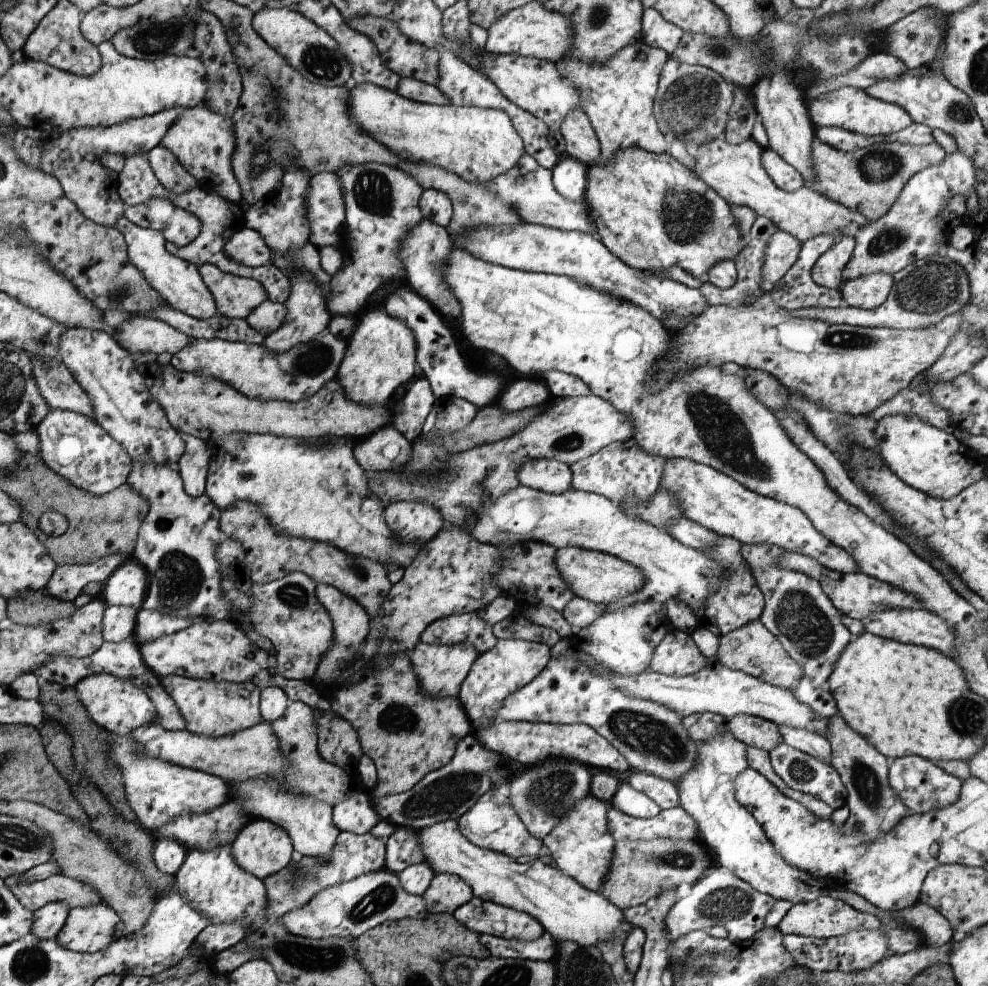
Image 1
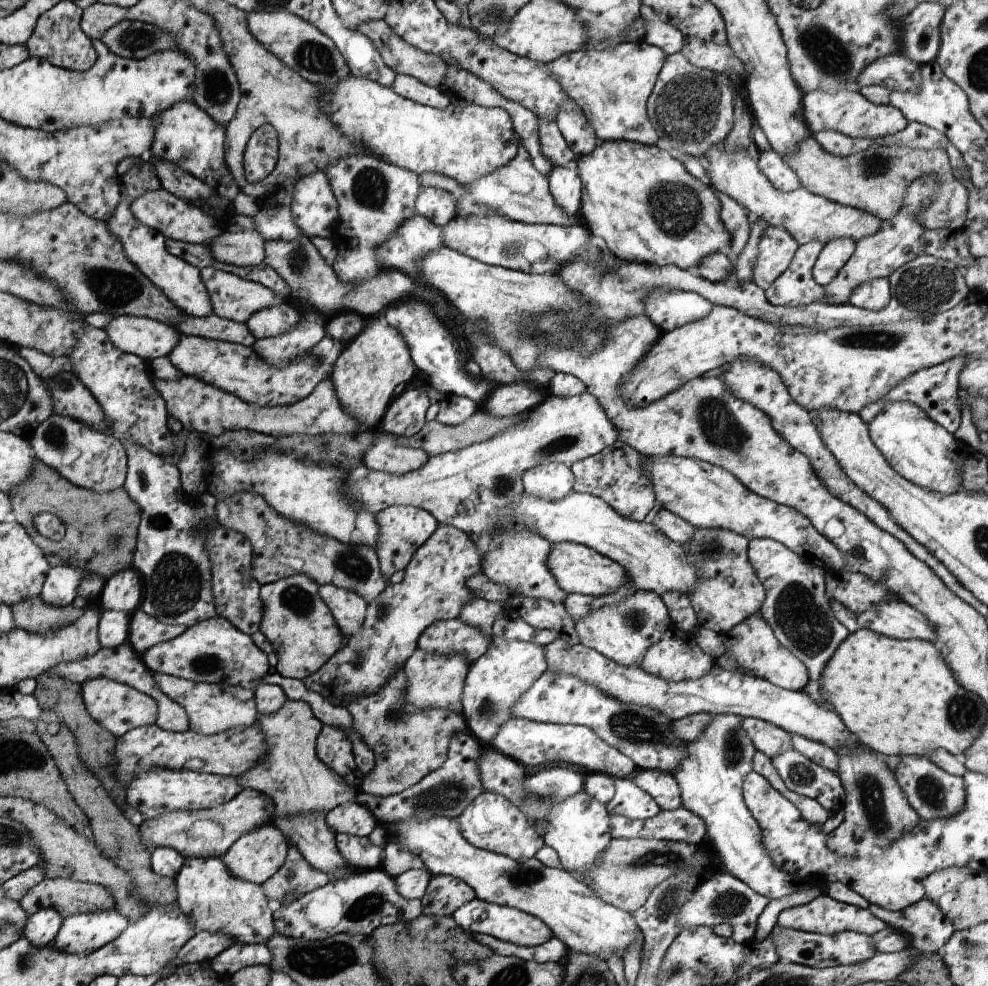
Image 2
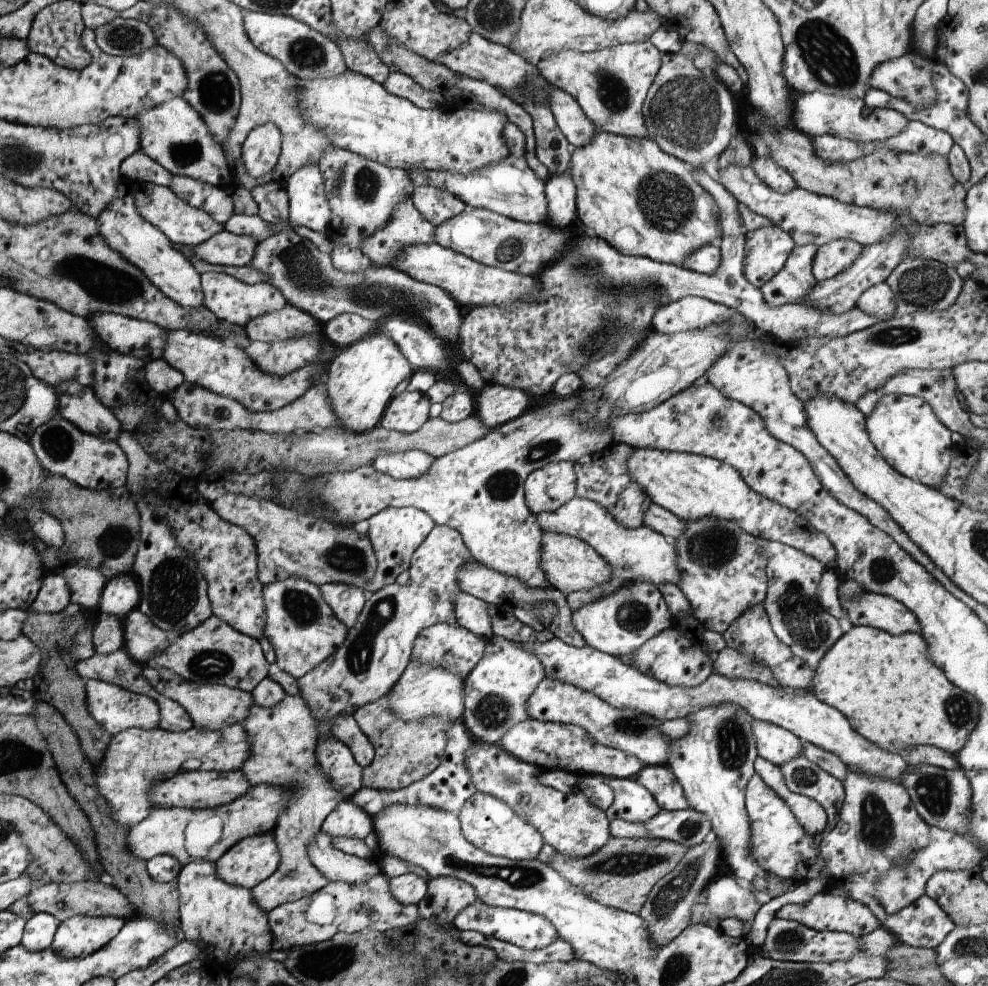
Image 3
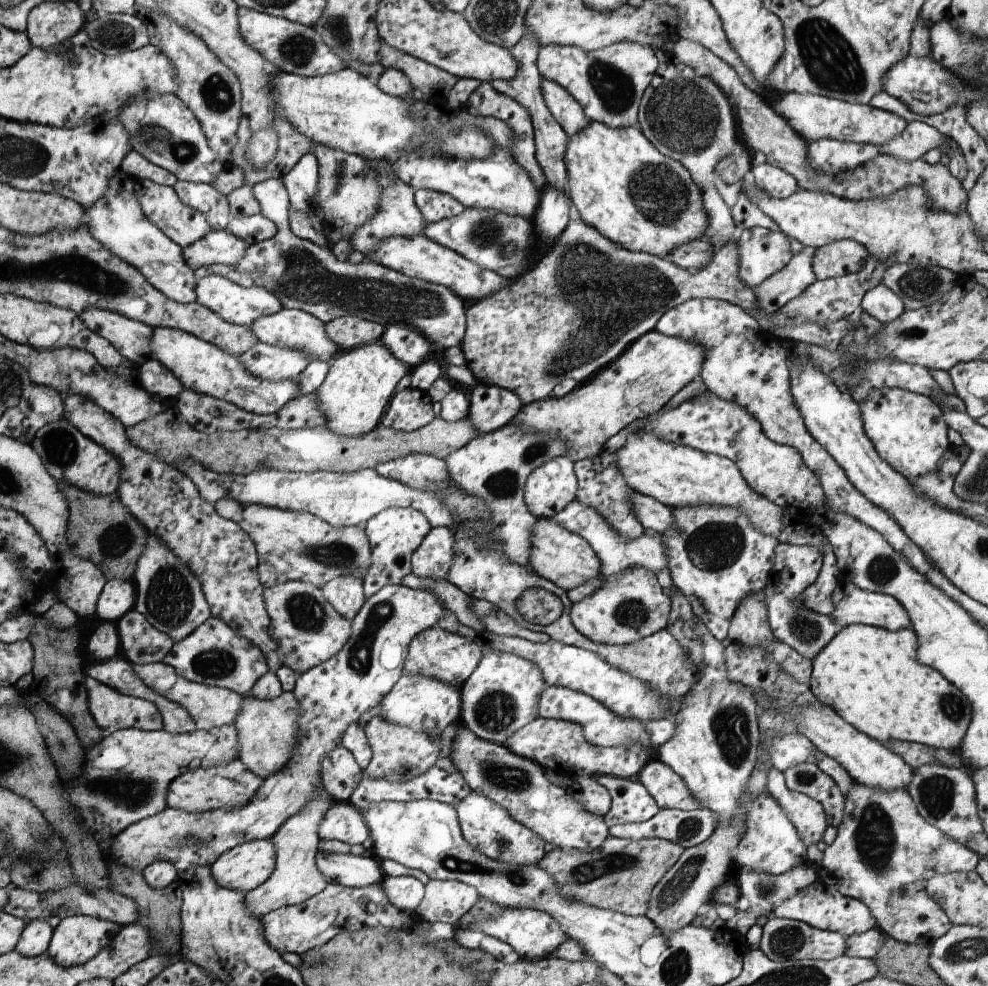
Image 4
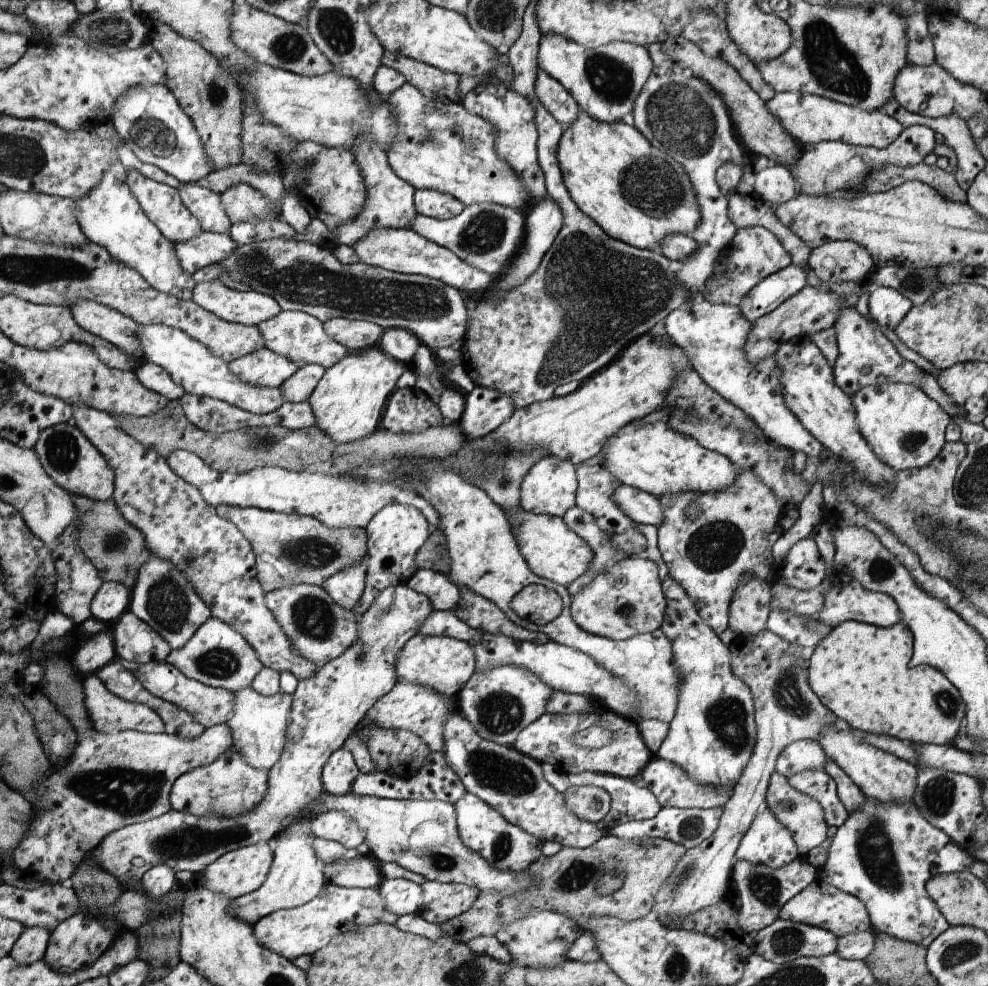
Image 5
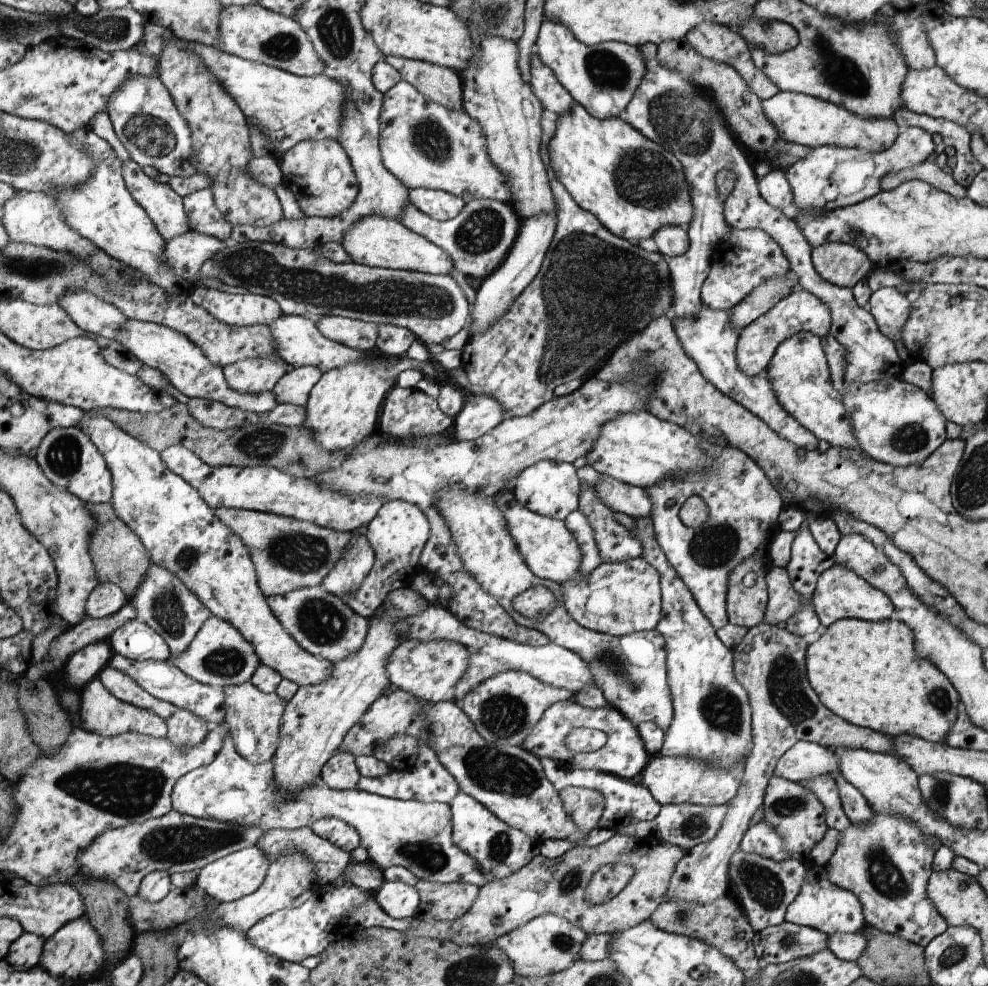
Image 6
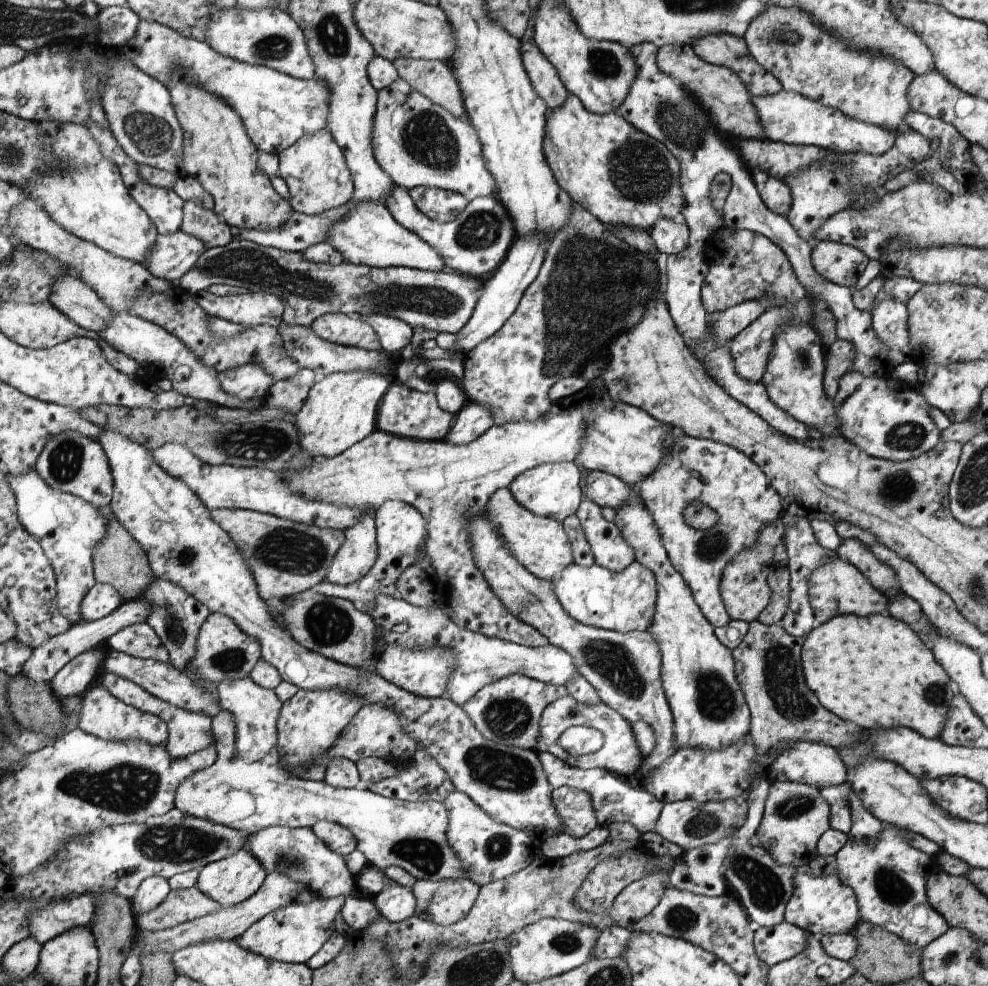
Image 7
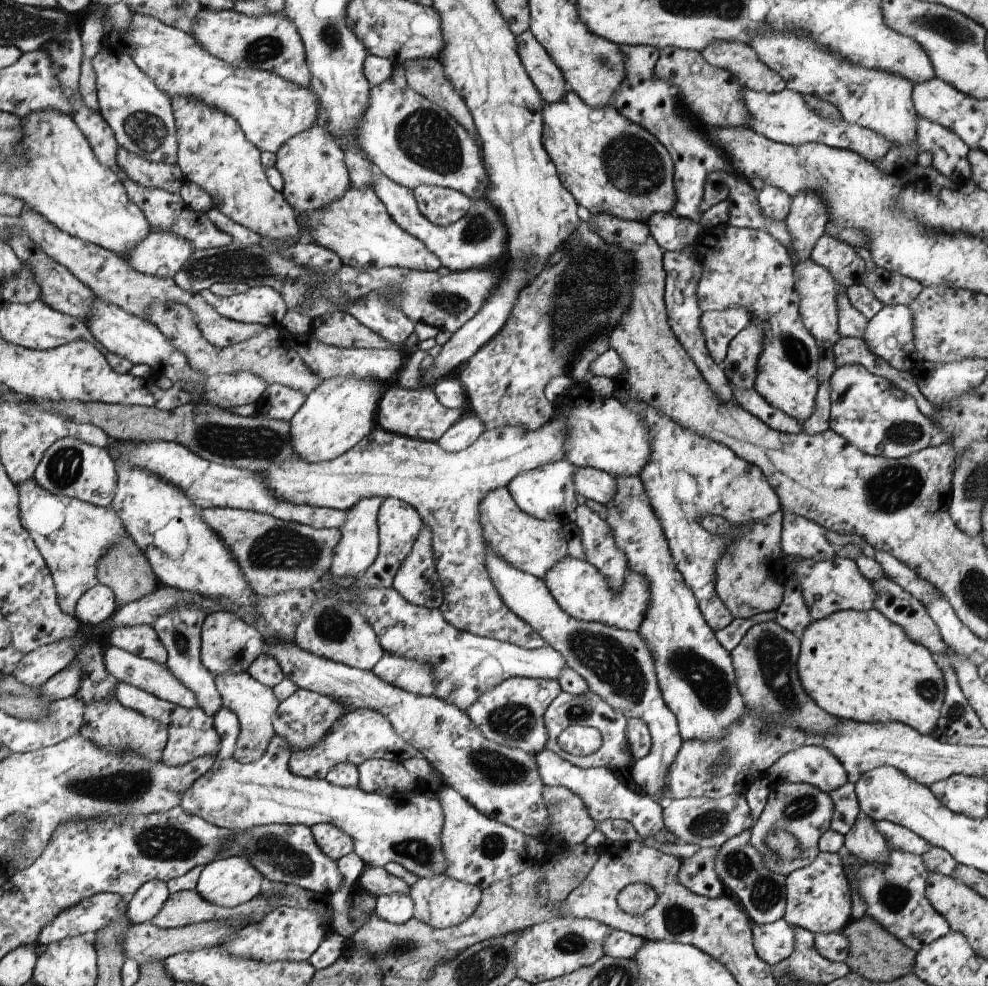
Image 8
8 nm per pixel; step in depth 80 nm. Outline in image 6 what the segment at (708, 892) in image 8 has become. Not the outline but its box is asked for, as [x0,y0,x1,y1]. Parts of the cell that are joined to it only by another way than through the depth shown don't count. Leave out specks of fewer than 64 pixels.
[661,622,892,904]

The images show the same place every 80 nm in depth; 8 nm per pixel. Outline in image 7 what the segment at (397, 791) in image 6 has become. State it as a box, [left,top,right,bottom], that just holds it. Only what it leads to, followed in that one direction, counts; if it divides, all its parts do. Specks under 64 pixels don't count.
[365,741,454,803]

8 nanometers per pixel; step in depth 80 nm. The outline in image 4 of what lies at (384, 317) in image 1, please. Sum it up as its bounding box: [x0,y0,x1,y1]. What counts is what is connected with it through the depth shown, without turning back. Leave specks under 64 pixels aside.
[316,340,407,437]

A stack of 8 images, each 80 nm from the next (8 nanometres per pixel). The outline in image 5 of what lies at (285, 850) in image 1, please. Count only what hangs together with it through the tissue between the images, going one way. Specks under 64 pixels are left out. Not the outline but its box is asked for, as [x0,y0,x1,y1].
[200,842,272,899]

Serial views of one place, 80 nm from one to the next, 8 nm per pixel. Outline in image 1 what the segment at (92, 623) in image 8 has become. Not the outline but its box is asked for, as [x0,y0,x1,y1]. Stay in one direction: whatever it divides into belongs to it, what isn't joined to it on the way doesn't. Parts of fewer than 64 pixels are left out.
[103,558,147,607]

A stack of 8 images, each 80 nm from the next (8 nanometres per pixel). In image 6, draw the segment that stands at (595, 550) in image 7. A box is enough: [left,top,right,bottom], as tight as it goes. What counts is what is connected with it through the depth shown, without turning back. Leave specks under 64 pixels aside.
[577,464,642,563]

